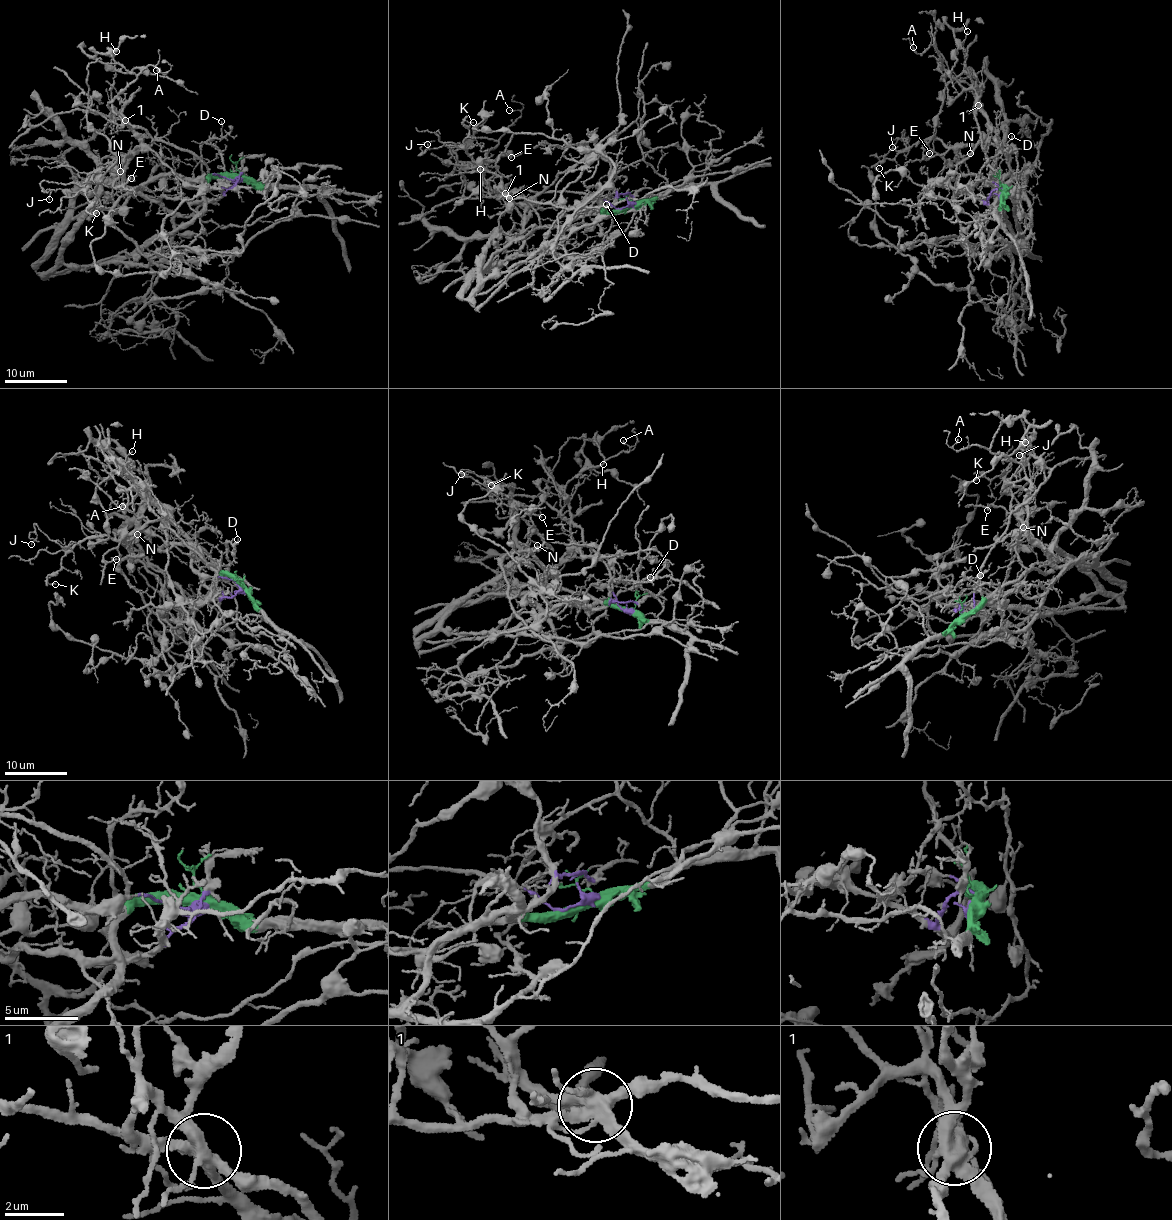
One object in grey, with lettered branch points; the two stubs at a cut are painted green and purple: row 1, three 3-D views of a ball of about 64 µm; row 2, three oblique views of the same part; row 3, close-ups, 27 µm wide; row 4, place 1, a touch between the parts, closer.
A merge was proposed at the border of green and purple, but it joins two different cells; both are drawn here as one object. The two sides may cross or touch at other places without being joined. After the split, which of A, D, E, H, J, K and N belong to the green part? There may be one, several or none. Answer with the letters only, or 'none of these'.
none of these

